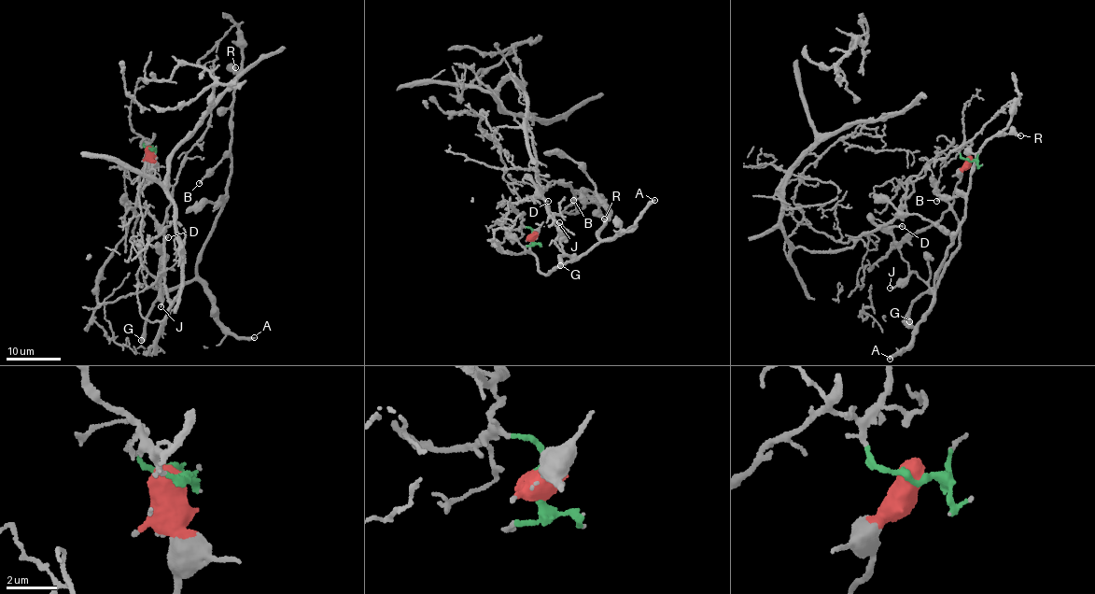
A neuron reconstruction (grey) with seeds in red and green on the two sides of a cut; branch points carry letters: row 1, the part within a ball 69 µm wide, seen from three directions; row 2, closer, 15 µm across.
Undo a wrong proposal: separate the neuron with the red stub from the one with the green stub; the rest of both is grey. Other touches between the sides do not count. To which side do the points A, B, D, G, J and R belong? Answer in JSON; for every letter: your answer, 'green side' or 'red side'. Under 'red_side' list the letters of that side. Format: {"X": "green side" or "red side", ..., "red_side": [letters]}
{"A": "red side", "B": "red side", "D": "red side", "G": "red side", "J": "red side", "R": "red side", "red_side": ["A", "B", "D", "G", "J", "R"]}

